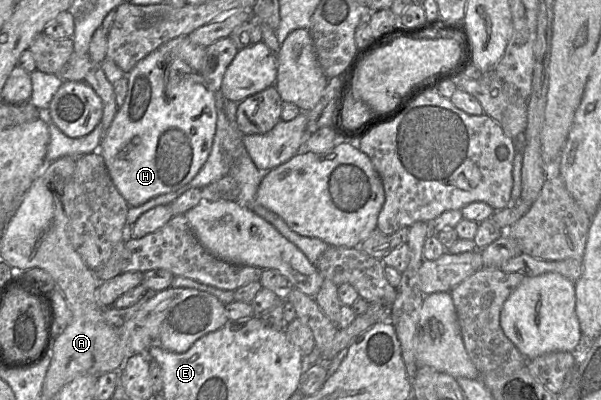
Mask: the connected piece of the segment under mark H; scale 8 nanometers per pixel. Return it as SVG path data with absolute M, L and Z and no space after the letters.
M159 49L152 51L144 59L139 61L126 75L128 77L128 90L124 103L118 108L113 121L102 137L97 151L104 158L109 175L119 193L126 200L129 207L137 207L154 197L176 191L187 185L202 168L211 152L213 139L216 132L216 96L215 92L210 89L201 73L191 68L187 63L174 54L162 52Z

